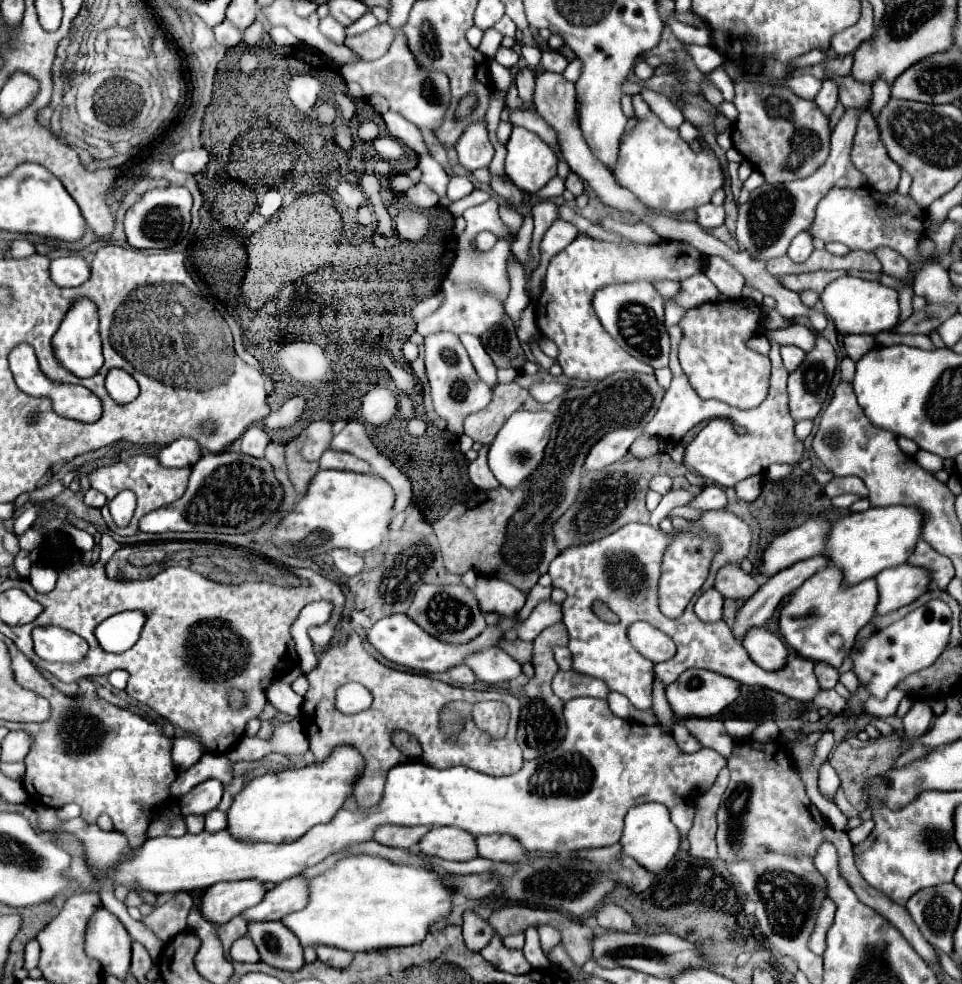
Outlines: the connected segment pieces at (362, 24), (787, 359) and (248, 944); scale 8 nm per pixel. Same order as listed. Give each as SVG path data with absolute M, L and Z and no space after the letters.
M368 11L368 13L362 15L352 27L346 27L346 35L348 35L348 37L354 37L354 35L360 35L360 33L376 27L376 25L378 25L378 19Z
M792 345L782 347L782 361L784 361L784 367L788 371L798 369L798 365L804 361L804 357L806 357L806 353L802 349L798 349L798 347L792 347Z
M246 935L246 937L242 937L242 939L238 939L234 945L232 945L232 949L230 949L230 955L232 955L232 959L234 961L260 961L260 955L258 955L258 949L256 949L256 945L252 943L252 939Z

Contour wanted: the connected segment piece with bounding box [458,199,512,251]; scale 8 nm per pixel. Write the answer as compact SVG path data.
M488 199L482 205L476 205L464 213L466 230L459 236L458 244L472 244L470 249L476 251L474 239L482 231L492 231L498 239L512 239L510 229L498 217L498 201Z

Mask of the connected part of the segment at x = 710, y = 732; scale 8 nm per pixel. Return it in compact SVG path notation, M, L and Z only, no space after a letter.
M688 719L684 721L688 731L704 745L710 747L714 751L718 751L720 755L724 755L726 759L732 755L734 749L734 739L728 735L728 731L724 729L724 723L720 719Z

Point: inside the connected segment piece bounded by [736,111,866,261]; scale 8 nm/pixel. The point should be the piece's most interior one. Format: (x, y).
(767, 222)

